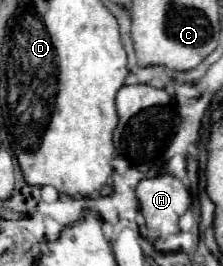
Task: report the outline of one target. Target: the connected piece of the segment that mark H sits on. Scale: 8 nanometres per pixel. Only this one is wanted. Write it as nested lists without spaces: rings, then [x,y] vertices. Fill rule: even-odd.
[[[159,173],[157,177],[139,181],[137,199],[141,203],[147,229],[151,231],[151,239],[165,239],[167,235],[177,233],[177,219],[191,203],[187,187],[171,173]]]

